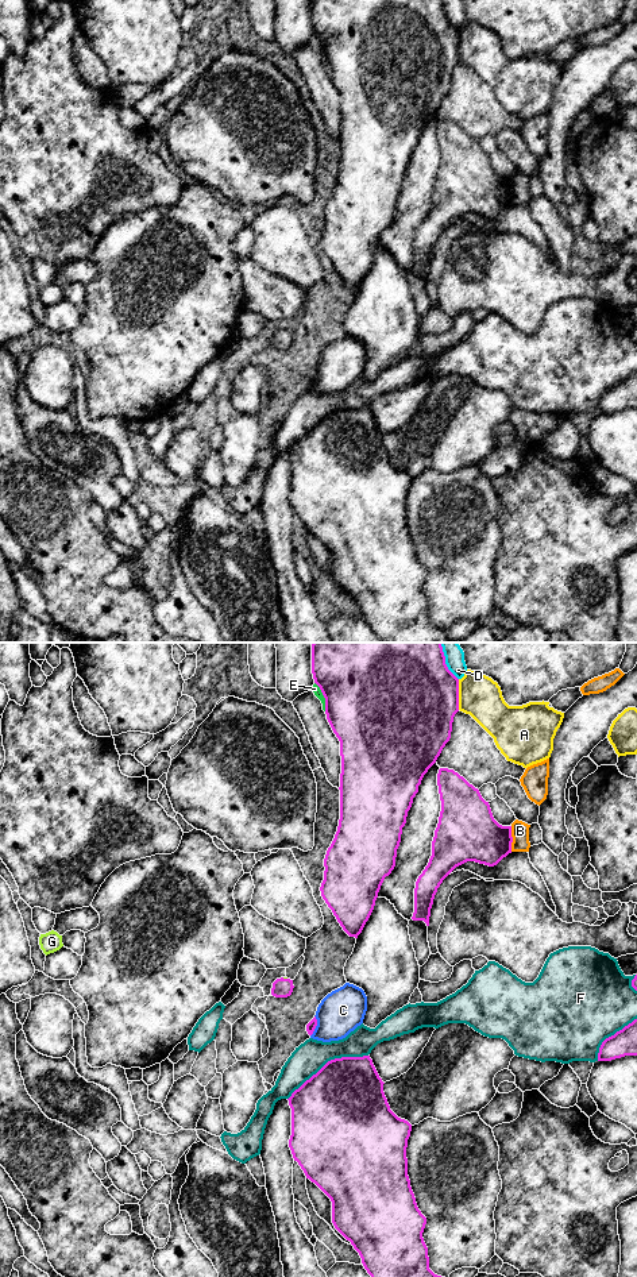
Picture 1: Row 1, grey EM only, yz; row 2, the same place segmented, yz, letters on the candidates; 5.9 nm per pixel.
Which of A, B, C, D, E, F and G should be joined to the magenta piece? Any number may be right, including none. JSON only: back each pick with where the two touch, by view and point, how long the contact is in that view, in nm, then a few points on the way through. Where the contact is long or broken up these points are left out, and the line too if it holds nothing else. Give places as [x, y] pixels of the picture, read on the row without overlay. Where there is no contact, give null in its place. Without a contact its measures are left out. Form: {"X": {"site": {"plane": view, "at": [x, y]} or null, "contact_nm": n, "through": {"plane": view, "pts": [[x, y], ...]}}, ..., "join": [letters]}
{"G": {"site": {"plane": "yz", "at": [285, 331]}, "contact_nm": 30}, "join": ["G"]}

